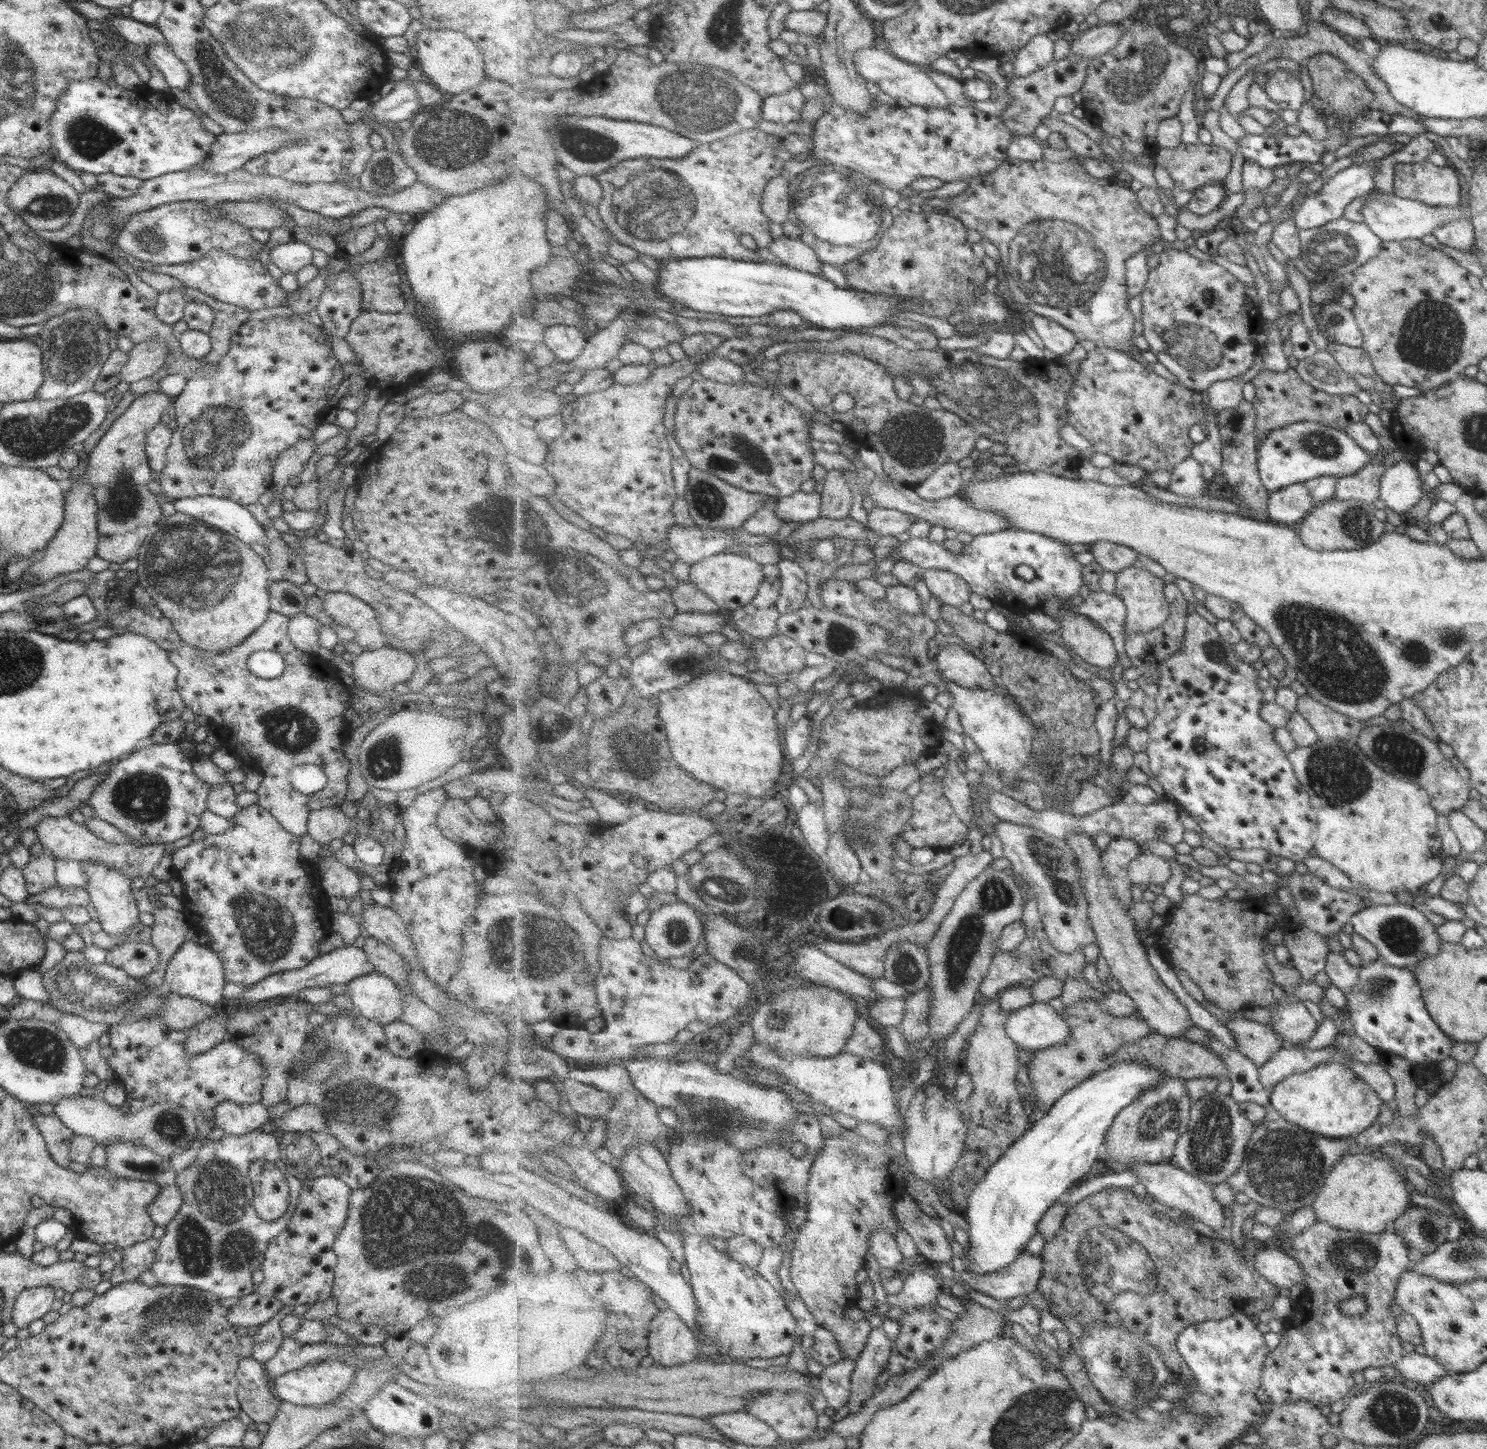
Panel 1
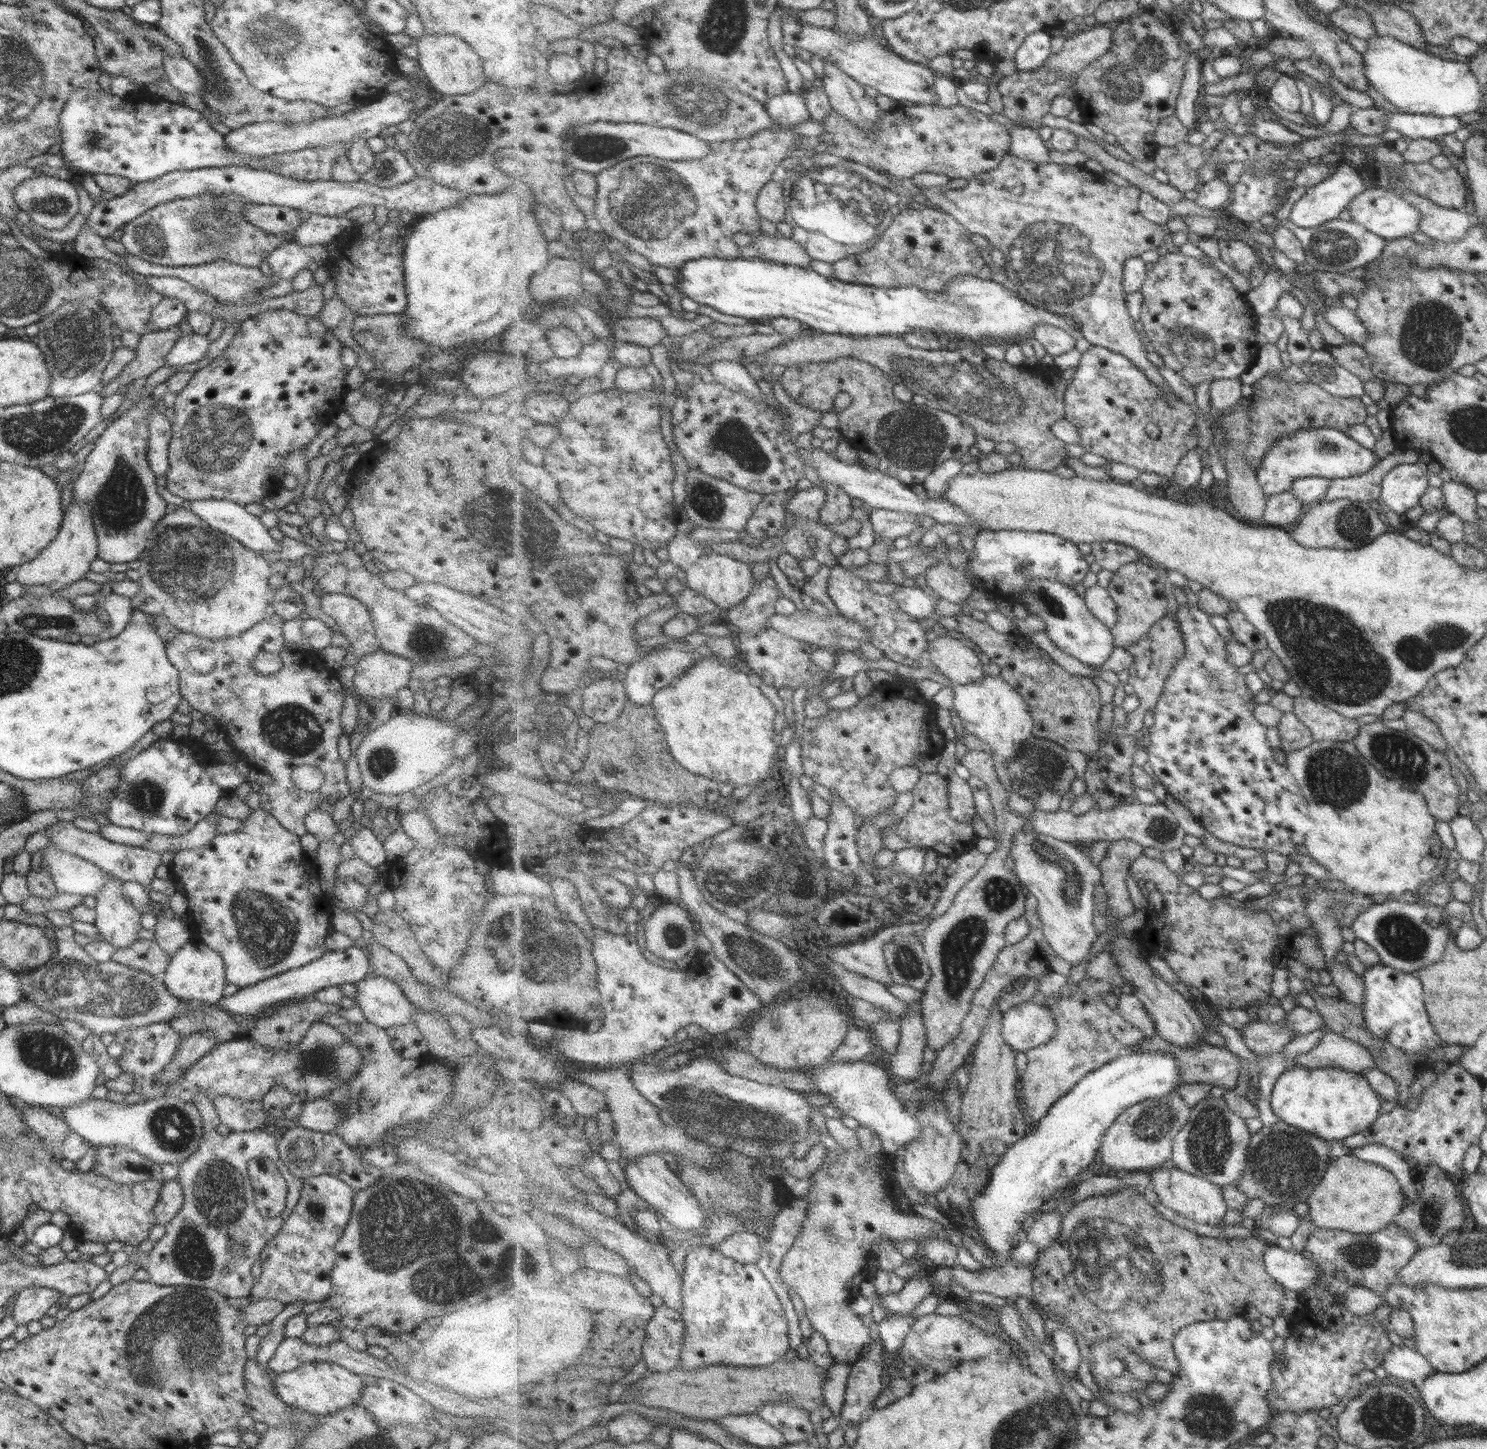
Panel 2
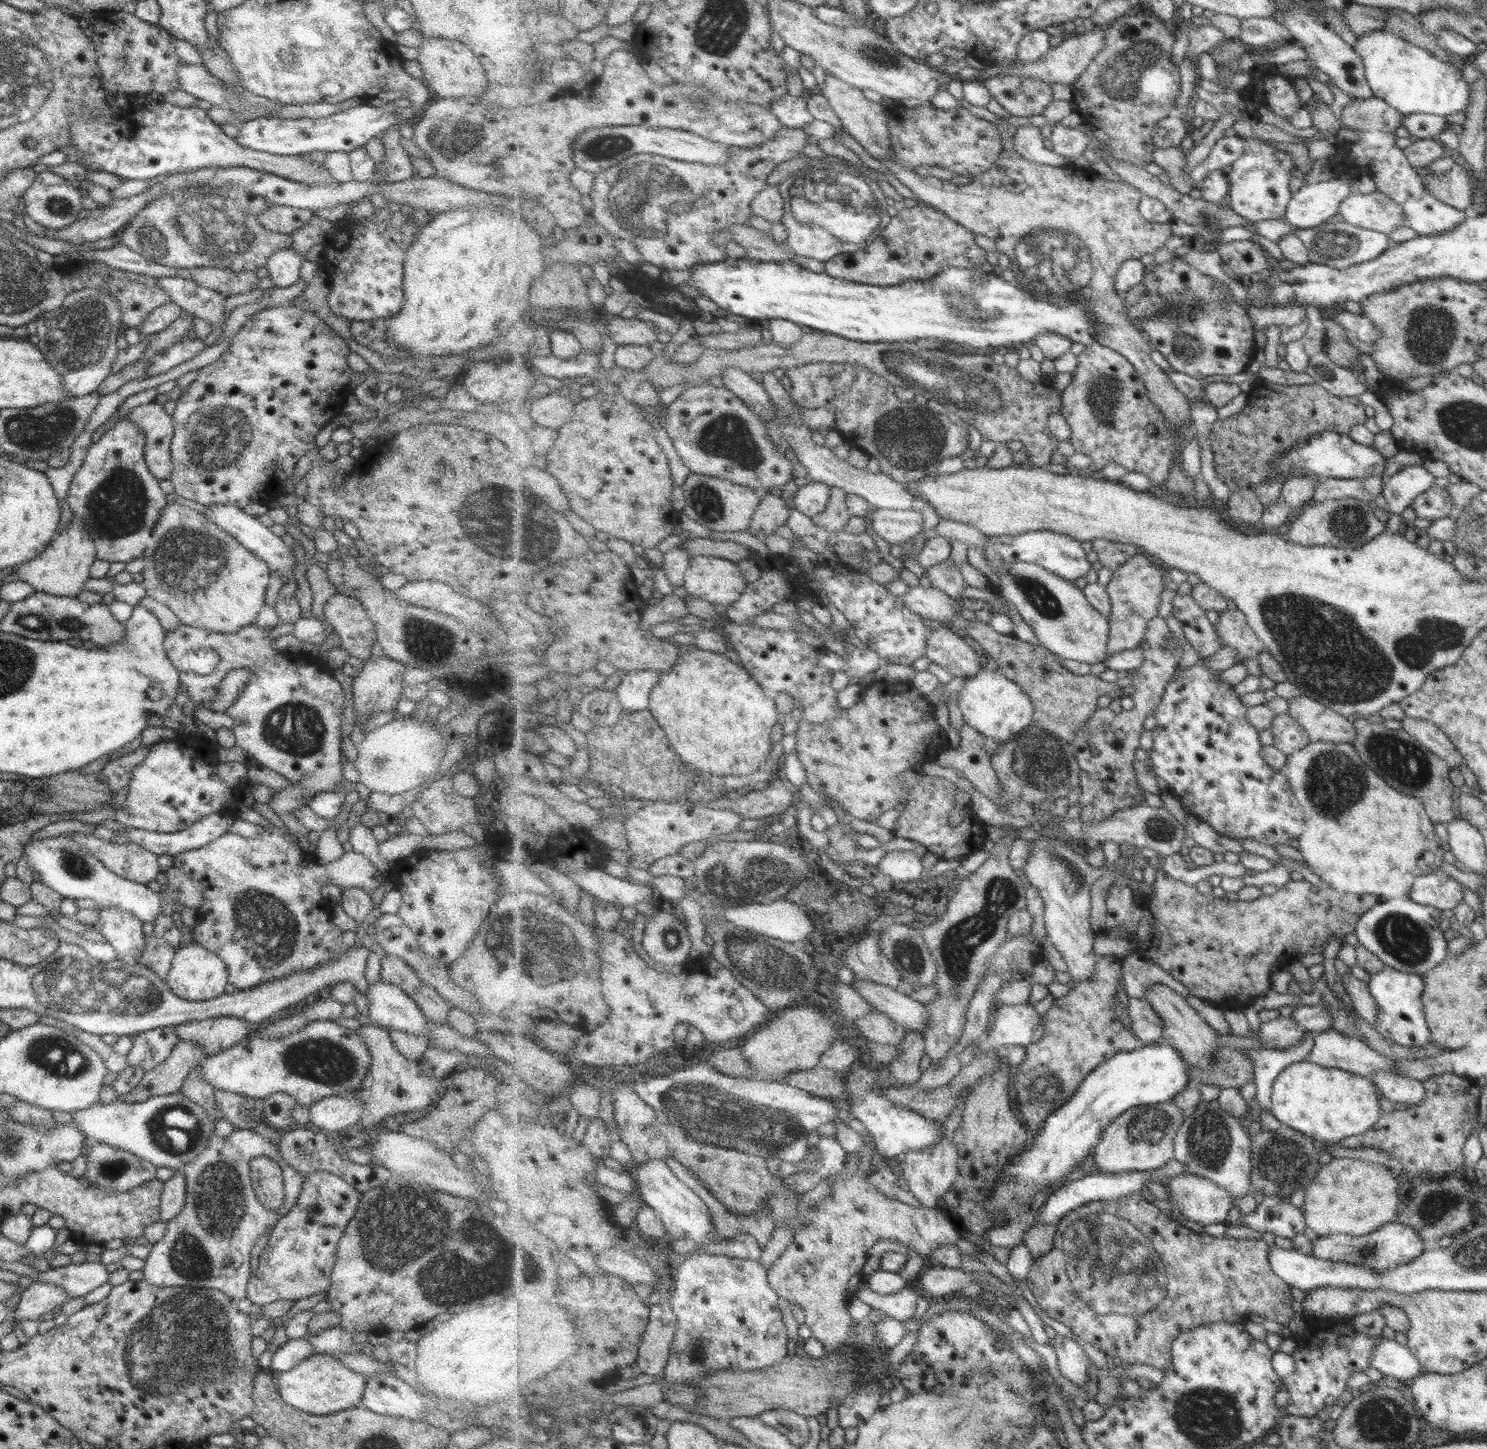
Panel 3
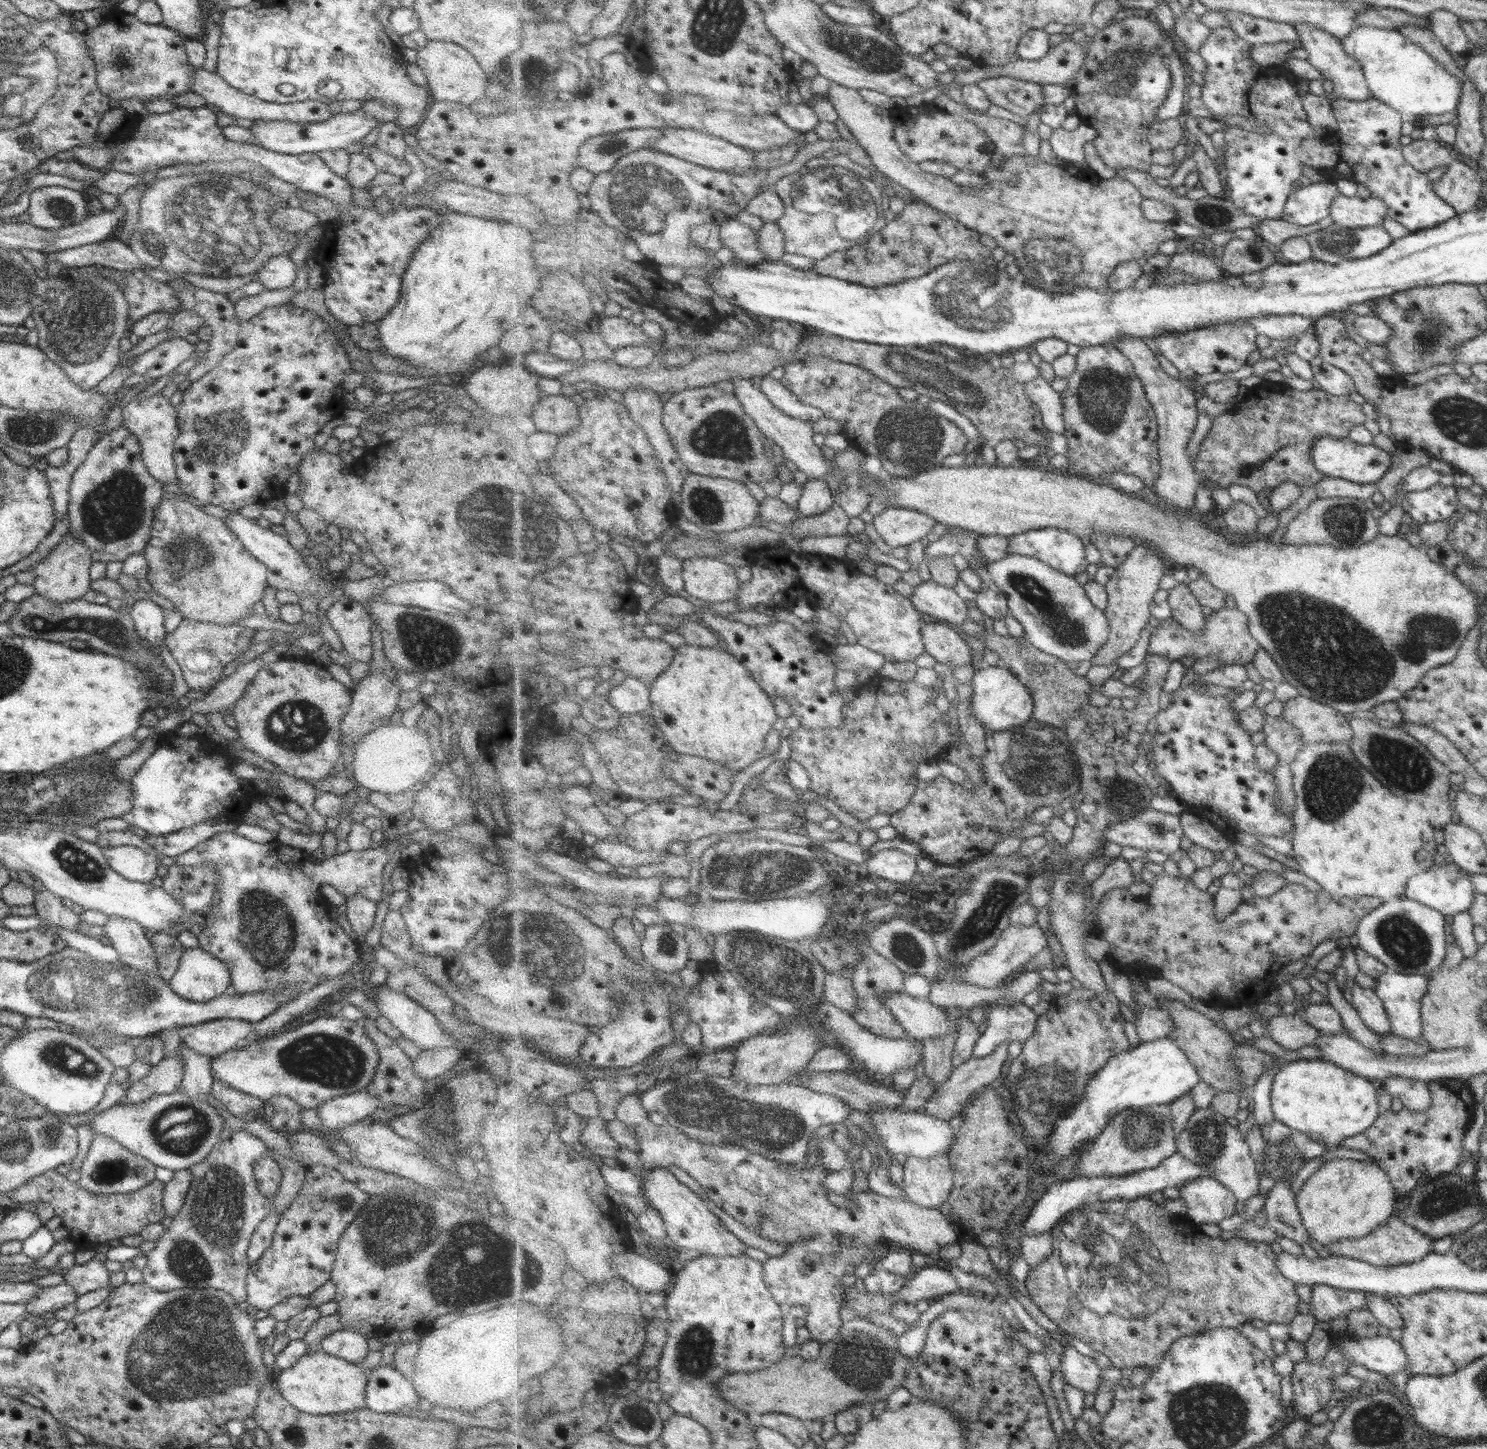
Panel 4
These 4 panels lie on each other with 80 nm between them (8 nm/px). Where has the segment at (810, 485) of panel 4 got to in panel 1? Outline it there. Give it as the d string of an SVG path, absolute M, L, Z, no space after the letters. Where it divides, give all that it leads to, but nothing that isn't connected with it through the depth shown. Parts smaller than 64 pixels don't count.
M799 491L792 496L780 498L778 517L786 522L804 524L821 519L822 508L824 508L822 494L815 491L812 493Z

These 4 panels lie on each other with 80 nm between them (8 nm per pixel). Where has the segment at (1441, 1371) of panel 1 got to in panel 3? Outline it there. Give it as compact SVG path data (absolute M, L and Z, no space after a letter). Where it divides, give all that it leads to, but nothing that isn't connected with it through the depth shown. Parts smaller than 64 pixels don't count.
M1383 1337L1373 1348L1371 1366L1386 1376L1386 1382L1402 1380L1406 1386L1423 1372L1423 1366L1408 1347Z

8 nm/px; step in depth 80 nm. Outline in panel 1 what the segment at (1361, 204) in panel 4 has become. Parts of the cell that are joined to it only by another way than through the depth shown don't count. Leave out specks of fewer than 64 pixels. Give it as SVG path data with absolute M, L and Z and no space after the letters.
M1375 191L1374 196L1366 201L1362 208L1364 223L1372 230L1378 238L1383 241L1403 241L1408 239L1421 240L1423 236L1433 234L1433 231L1440 228L1445 222L1466 217L1462 210L1456 205L1453 206L1430 206L1420 201L1400 198L1394 193Z

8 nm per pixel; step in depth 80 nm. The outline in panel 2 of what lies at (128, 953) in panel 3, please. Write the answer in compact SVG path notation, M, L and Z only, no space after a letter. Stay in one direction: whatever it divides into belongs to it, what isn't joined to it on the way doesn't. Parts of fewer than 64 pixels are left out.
M105 873L105 883L95 894L97 917L94 925L115 949L129 947L141 929L140 912L129 898L123 895L123 881Z

